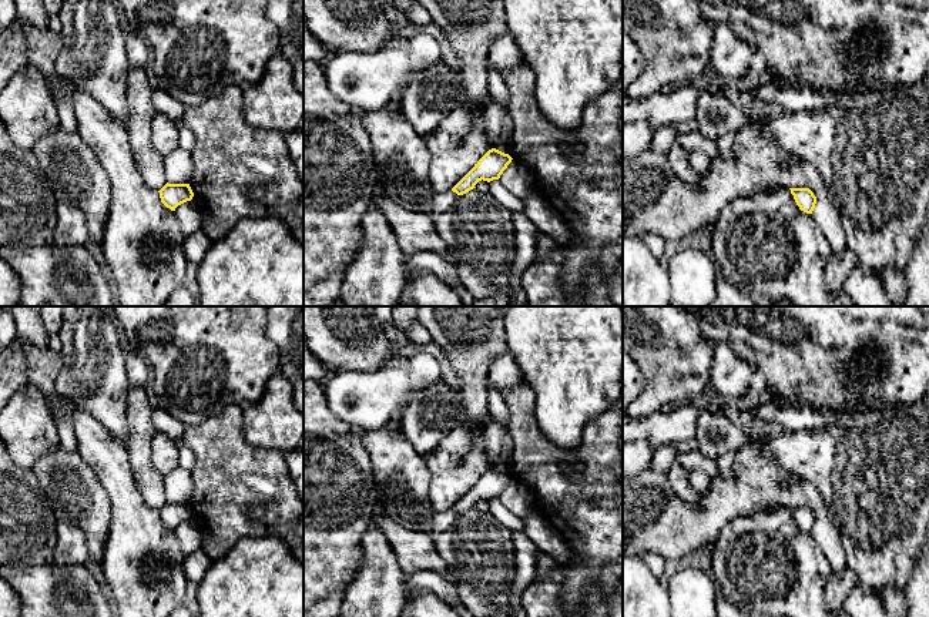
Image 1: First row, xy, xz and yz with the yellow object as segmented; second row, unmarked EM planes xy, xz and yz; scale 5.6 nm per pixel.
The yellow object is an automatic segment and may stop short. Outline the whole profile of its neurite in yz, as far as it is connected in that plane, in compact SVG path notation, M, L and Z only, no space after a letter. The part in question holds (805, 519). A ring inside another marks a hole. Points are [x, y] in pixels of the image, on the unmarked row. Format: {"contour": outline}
{"contour": "M789 507L789 509L799 529L806 533L812 533L816 523L816 516L814 514L814 512L809 507Z"}

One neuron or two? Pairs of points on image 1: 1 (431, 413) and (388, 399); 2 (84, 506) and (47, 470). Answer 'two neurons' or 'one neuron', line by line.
1: two neurons
2: one neuron

